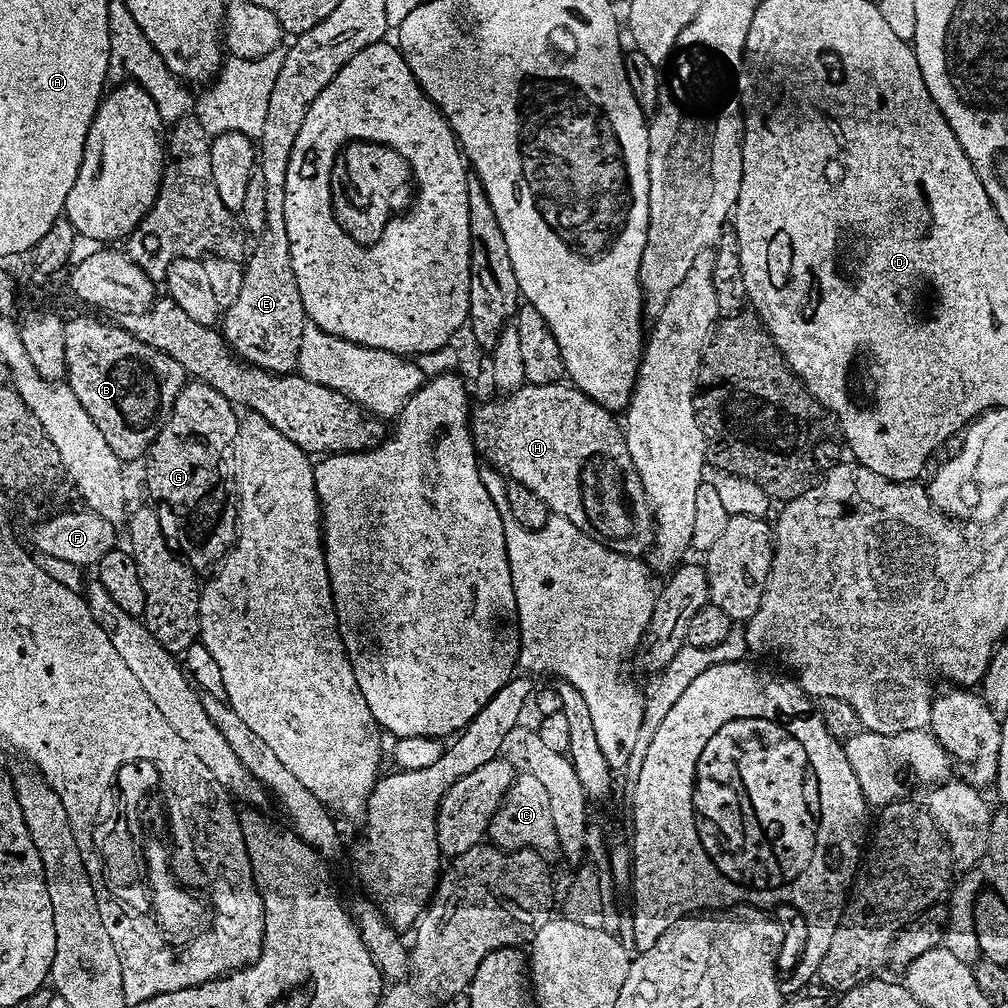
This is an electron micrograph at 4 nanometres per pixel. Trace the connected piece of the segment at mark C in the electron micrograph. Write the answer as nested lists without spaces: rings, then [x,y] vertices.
[[[531,772],[515,777],[510,790],[502,798],[500,805],[488,823],[487,839],[501,850],[529,848],[538,853],[545,861],[552,862],[560,852],[558,834],[554,830],[554,821],[550,819],[550,798],[542,782]]]

